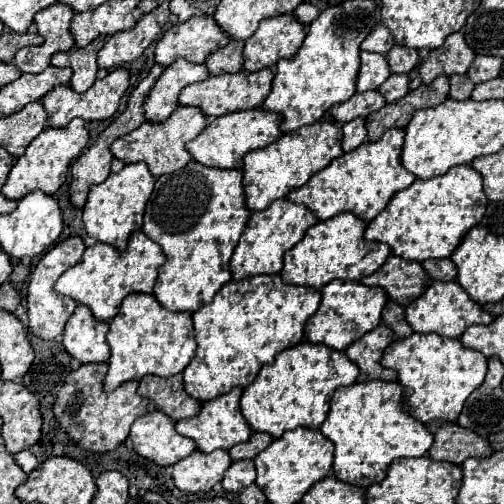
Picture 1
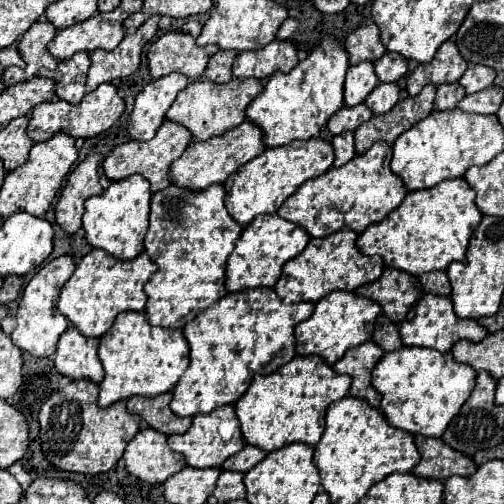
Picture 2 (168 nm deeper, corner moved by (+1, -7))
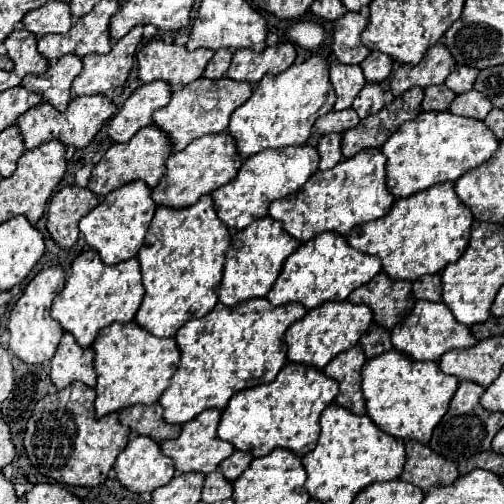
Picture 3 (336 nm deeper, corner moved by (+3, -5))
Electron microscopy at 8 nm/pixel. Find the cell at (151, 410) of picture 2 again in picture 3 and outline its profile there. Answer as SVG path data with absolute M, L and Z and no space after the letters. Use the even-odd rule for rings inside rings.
M158 401L152 405L132 405L128 409L122 409L120 423L138 435L150 435L158 443L164 439L176 439L182 431L182 425L164 421L162 405Z

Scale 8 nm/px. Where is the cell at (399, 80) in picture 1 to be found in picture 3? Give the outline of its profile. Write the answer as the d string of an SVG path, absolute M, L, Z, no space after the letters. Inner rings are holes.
M368 83L352 103L352 109L364 119L378 113L384 107L384 89L378 83Z

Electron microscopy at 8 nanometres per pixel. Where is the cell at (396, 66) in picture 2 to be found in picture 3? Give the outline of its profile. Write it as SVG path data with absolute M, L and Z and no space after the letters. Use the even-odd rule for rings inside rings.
M370 53L362 63L360 63L360 67L362 67L362 71L364 71L364 77L366 77L366 81L368 83L380 83L380 81L384 81L390 73L392 73L392 63L394 63L394 59L392 57L388 57L388 55L384 55L384 53Z

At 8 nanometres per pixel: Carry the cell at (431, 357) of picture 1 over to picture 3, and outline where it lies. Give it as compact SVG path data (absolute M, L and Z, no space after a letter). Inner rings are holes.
M396 349L368 359L362 367L362 391L370 419L386 433L400 439L428 443L460 385L458 377L442 373L436 361L414 361Z

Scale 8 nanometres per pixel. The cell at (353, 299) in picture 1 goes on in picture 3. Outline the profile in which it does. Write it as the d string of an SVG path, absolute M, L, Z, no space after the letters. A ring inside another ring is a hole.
M326 301L314 309L310 309L300 321L296 321L286 331L288 343L288 359L294 363L312 365L316 369L324 369L338 353L354 347L362 333L372 323L372 309L368 305L356 305L350 301Z

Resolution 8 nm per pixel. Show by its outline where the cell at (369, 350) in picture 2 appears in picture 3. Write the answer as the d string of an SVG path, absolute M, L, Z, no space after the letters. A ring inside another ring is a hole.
M360 345L340 353L334 357L330 365L324 367L324 373L340 383L340 391L336 397L336 403L342 407L348 407L356 415L366 413L366 401L360 389L360 369L366 363L364 349Z

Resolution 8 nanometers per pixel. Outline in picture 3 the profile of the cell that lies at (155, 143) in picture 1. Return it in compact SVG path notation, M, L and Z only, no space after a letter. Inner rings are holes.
M148 125L144 129L140 129L140 133L136 133L128 143L114 143L104 155L102 159L94 165L92 169L92 177L88 183L88 189L92 189L96 195L106 195L130 181L144 181L150 189L156 187L162 179L162 175L166 173L166 159L172 153L172 141L168 135L162 133L162 129L158 129L156 125Z

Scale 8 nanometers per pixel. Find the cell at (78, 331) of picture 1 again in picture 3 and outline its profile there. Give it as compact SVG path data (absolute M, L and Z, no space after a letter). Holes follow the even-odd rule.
M64 333L56 355L50 361L50 377L58 389L68 387L74 381L82 381L88 387L96 385L96 373L92 367L94 351L80 347L72 333Z

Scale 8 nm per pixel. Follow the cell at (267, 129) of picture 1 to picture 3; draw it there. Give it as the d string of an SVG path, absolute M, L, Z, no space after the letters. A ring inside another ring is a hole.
M216 133L212 137L200 137L192 141L186 149L174 151L166 161L166 175L152 189L152 199L156 205L168 205L174 209L194 205L202 195L216 191L218 187L232 181L242 165L242 155L238 153L236 141L230 133Z

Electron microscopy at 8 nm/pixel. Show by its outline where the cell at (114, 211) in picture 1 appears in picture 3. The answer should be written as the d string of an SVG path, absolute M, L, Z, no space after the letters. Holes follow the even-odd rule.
M130 181L120 189L108 193L88 215L80 219L80 233L84 235L90 249L96 249L100 259L108 265L128 261L138 255L146 229L154 217L156 203L152 201L152 189L144 181Z

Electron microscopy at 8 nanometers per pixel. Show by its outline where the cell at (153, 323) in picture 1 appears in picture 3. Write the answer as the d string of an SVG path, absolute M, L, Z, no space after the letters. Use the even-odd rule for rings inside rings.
M136 321L112 323L108 329L102 329L92 345L94 349L94 371L98 375L96 383L96 417L120 411L124 407L142 403L152 405L160 399L162 391L170 385L172 375L178 369L178 345L176 339L154 337Z

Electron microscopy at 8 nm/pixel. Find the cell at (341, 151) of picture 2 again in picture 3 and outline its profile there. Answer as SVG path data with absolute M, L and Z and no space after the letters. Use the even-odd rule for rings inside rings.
M328 133L318 143L320 153L320 169L332 169L336 163L342 161L342 135L340 133Z

